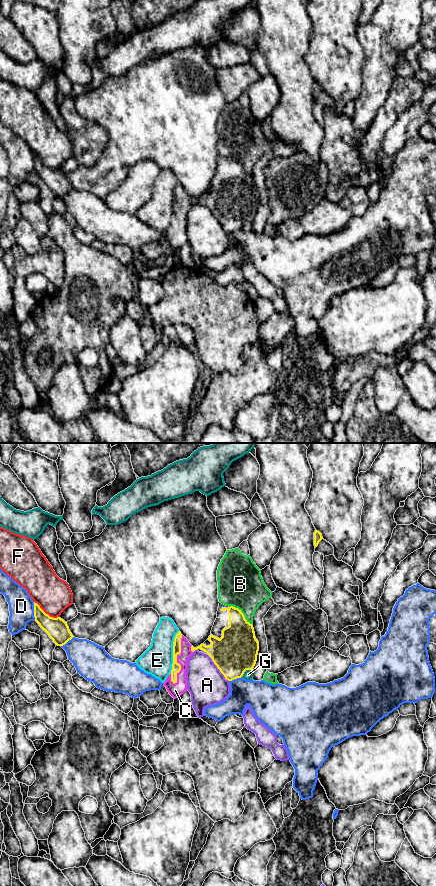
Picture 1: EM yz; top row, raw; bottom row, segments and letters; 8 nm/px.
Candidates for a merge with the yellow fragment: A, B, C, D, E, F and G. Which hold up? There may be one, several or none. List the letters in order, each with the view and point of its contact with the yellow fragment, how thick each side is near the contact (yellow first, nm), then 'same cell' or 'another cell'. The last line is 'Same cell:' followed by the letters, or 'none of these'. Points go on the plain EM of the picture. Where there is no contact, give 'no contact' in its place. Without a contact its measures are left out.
A: meets yellow in yz at (219, 221); 340 nm thick on the yellow side, 300 nm on the other; another cell
B: meets yellow in yz at (241, 164); 300 nm thick on the yellow side, 360 nm on the other; another cell
C: meets yellow in yz at (176, 212); 80 nm thick on the yellow side, 110 nm on the other; same cell
D: meets yellow in yz at (34, 163); 170 nm thick on the yellow side, 200 nm on the other; another cell
E: meets yellow in yz at (173, 204); 80 nm thick on the yellow side, 240 nm on the other; another cell
F: meets yellow in yz at (47, 166); 170 nm thick on the yellow side, 280 nm on the other; another cell
G: meets yellow in yz at (245, 222); 340 nm thick on the yellow side, 80 nm on the other; another cell
Same cell: C

